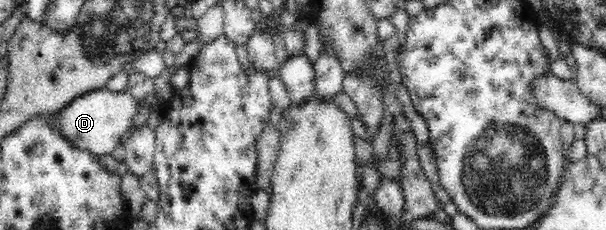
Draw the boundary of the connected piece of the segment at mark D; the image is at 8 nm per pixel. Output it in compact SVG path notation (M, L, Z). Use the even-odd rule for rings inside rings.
M106 87L74 98L70 105L52 114L56 132L72 146L94 156L110 155L119 145L120 137L132 129L132 121L143 104L134 100L128 91L113 93Z

